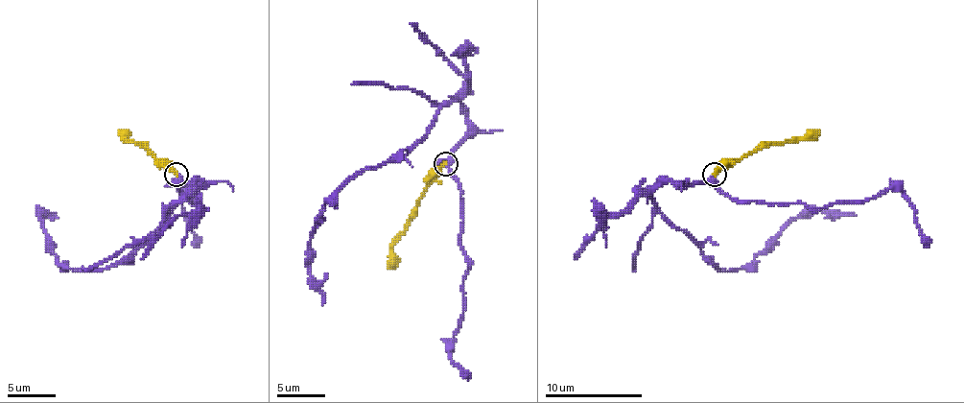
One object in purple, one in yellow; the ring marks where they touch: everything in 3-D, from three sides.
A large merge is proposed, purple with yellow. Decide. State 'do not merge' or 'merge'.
merge

